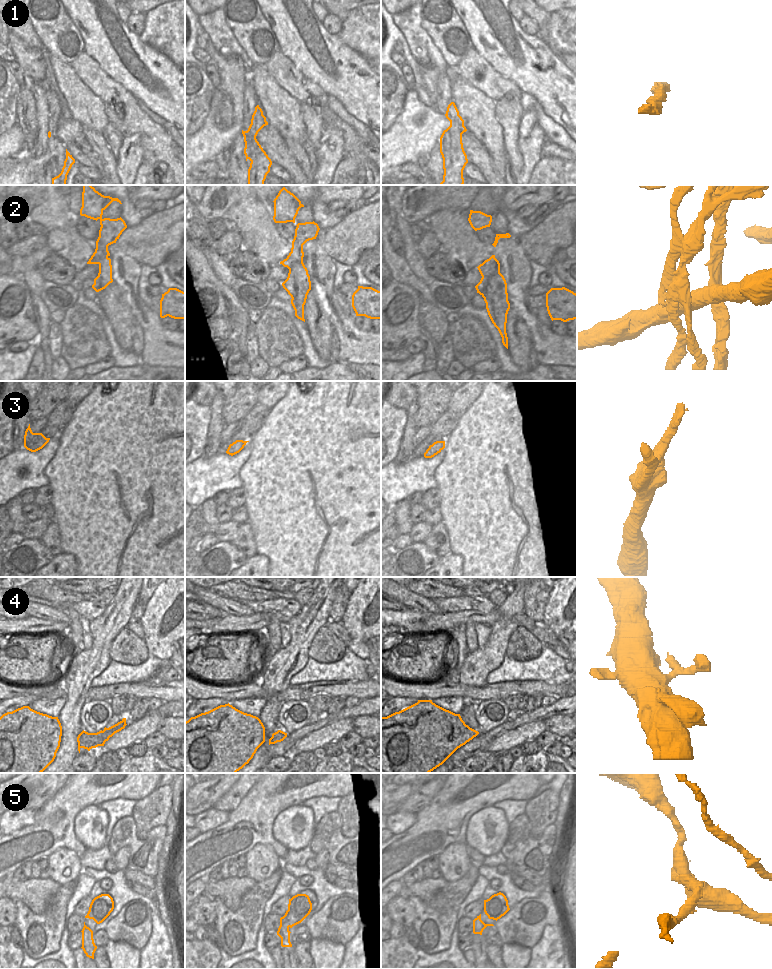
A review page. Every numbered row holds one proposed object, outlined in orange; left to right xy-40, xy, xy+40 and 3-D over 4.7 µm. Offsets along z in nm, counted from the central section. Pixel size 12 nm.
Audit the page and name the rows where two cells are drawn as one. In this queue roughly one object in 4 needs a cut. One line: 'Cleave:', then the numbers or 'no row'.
Cleave: 2, 5

